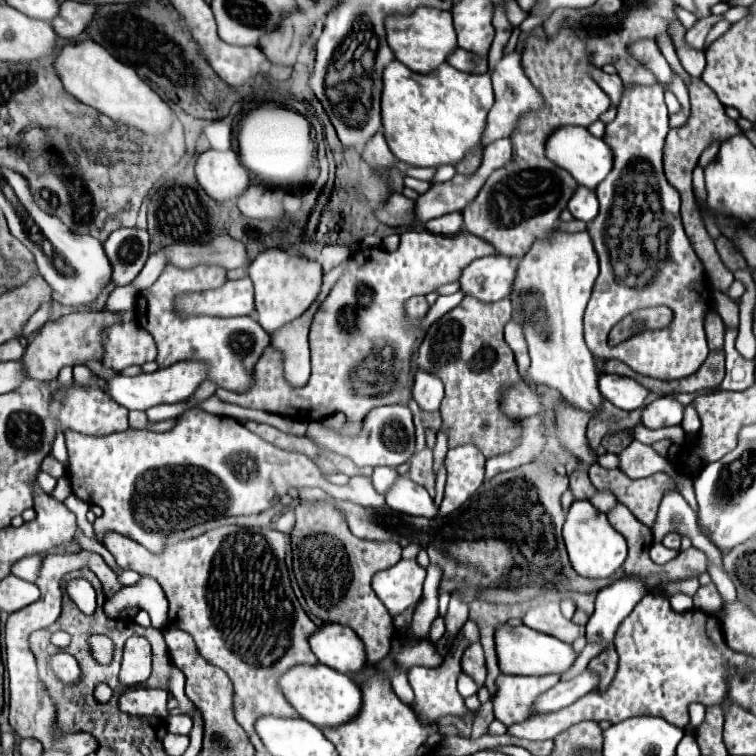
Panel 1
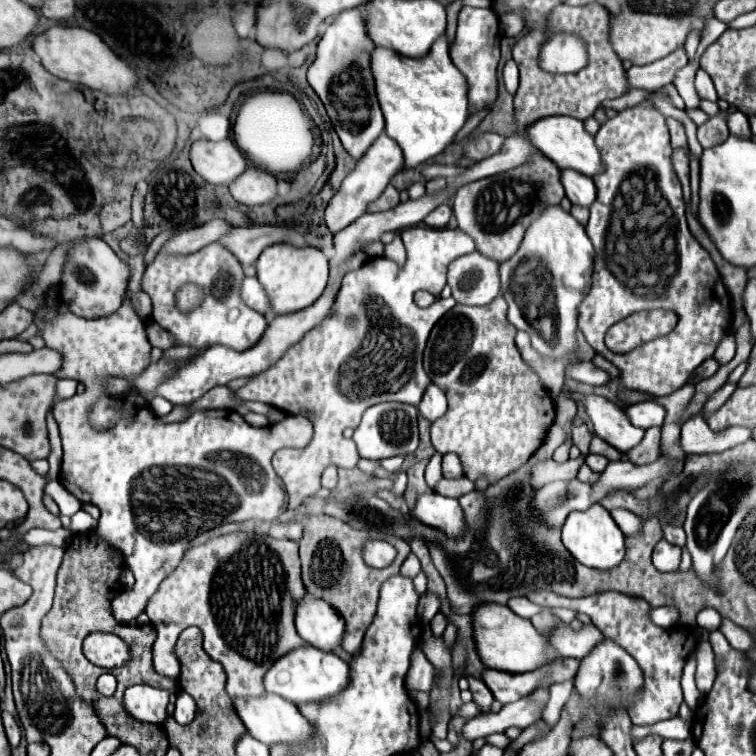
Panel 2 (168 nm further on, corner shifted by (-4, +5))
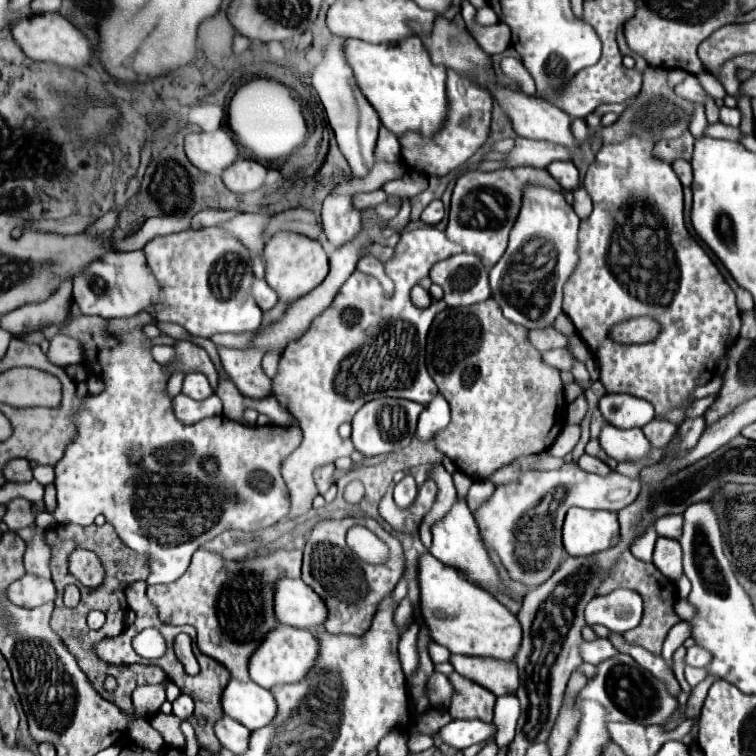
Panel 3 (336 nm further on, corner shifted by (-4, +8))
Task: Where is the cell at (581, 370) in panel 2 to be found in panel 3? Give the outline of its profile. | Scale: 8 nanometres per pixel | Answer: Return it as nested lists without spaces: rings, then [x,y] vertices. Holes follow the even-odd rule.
[[[566,348],[546,352],[546,354],[542,354],[542,358],[544,358],[546,364],[550,364],[550,366],[554,366],[558,370],[572,370],[572,366],[574,366],[574,358]]]

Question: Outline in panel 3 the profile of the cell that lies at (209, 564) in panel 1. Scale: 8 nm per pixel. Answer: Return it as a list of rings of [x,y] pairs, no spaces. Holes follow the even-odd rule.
[[[198,548],[192,556],[188,570],[172,584],[148,586],[148,598],[158,610],[158,618],[162,624],[192,624],[198,630],[198,648],[202,654],[224,664],[232,678],[240,682],[248,682],[248,662],[256,648],[264,642],[266,634],[278,628],[278,618],[274,612],[274,590],[276,582],[282,578],[300,578],[302,566],[302,550],[276,550],[270,554],[254,556],[242,562],[224,560],[220,554]]]

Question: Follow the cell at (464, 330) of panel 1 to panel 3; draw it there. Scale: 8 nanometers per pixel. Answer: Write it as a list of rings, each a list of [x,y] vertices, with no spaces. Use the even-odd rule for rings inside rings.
[[[494,298],[464,308],[442,310],[436,314],[428,332],[428,372],[452,410],[450,424],[434,436],[434,444],[454,462],[460,472],[470,478],[488,480],[496,470],[512,464],[516,458],[544,452],[562,428],[566,402],[560,372],[542,360],[540,352],[528,344],[526,334],[528,330],[524,326],[512,324],[502,316]]]

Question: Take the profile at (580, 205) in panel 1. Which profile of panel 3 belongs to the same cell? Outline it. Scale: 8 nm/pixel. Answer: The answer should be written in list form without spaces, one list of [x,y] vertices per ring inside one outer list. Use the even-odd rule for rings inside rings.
[[[570,160],[568,162],[552,162],[548,166],[548,172],[556,178],[556,182],[564,190],[576,190],[576,188],[580,188],[580,174],[578,174],[576,166]]]

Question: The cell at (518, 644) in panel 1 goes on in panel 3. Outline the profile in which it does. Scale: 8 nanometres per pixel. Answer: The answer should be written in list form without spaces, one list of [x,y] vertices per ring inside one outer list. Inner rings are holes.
[[[432,554],[420,558],[420,608],[434,642],[446,646],[452,654],[488,656],[512,662],[522,642],[522,628],[506,606],[490,592],[464,580],[454,568],[442,564]]]

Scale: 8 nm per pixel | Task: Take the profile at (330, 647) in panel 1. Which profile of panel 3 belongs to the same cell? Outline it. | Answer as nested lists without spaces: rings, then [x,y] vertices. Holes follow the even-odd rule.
[[[280,580],[276,584],[276,616],[282,624],[316,630],[328,620],[328,608],[302,580]]]

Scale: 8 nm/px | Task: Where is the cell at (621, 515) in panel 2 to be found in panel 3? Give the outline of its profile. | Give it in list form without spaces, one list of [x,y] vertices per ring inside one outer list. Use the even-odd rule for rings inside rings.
[[[652,526],[646,528],[646,530],[632,542],[632,546],[630,546],[632,554],[634,554],[636,558],[644,560],[644,562],[650,562],[650,560],[652,560],[652,550],[654,550],[654,544],[656,544],[656,538],[658,538],[656,530],[654,530]]]

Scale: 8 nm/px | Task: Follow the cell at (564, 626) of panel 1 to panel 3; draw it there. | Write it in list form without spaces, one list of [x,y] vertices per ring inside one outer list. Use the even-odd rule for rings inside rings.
[[[596,638],[592,642],[582,642],[580,644],[580,656],[584,662],[590,662],[590,664],[600,664],[604,658],[612,658],[614,654],[618,654],[618,650],[610,644],[608,638]]]

